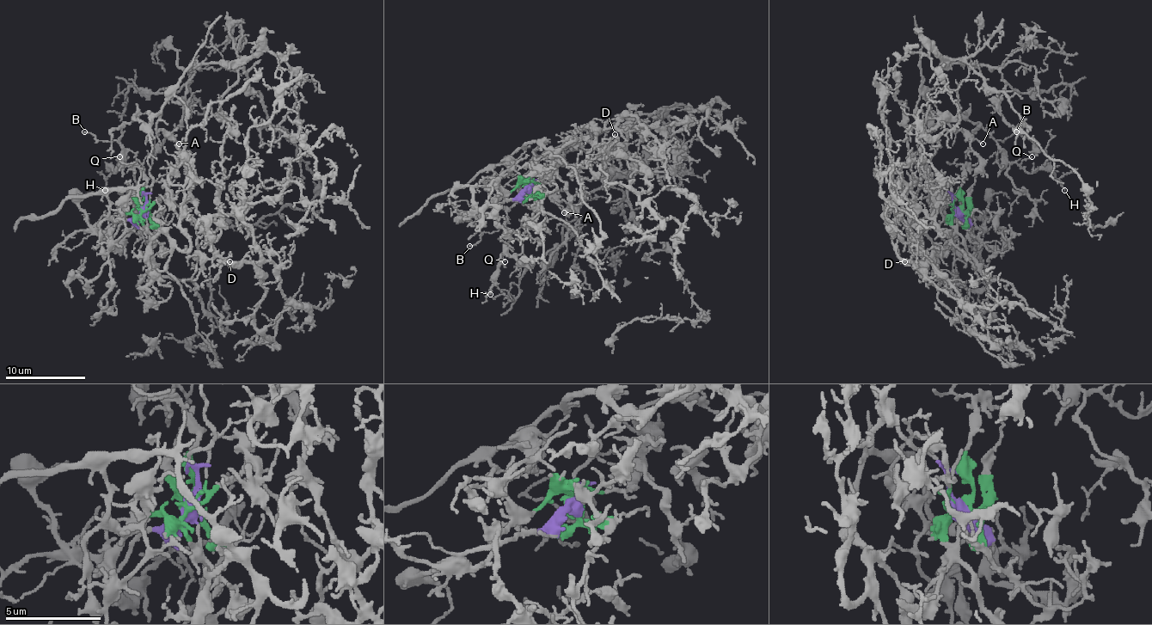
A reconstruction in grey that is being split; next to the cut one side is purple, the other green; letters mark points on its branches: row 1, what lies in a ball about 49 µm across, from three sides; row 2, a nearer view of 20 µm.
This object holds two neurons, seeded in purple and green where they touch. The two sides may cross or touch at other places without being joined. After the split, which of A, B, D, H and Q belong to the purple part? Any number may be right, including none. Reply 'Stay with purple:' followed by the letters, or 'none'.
Stay with purple: A, B, H, Q

